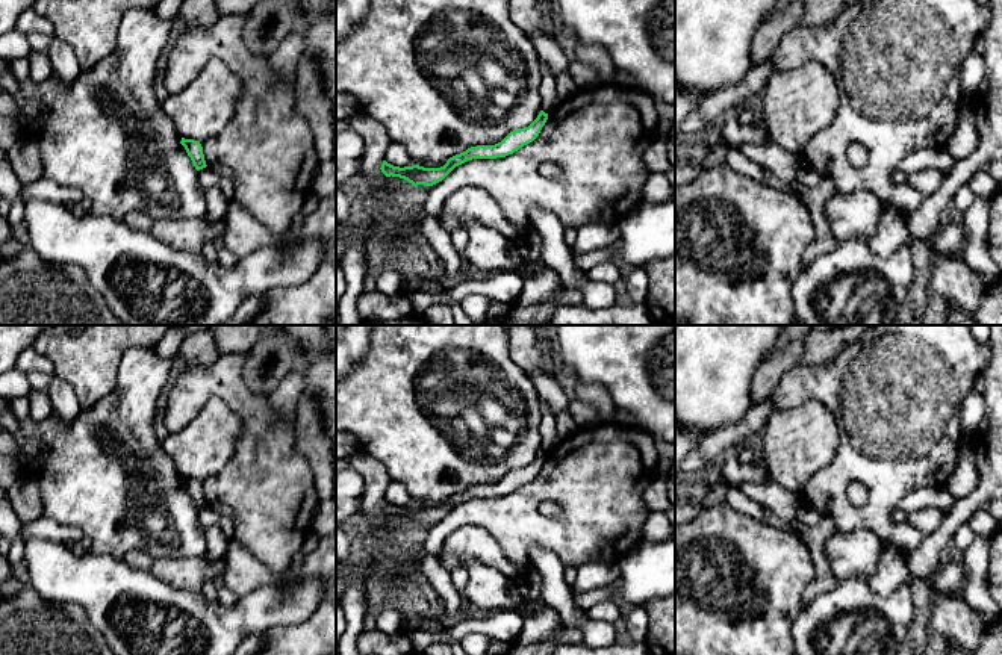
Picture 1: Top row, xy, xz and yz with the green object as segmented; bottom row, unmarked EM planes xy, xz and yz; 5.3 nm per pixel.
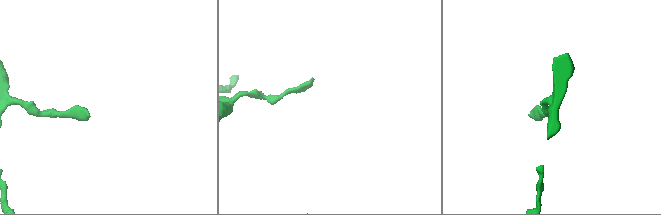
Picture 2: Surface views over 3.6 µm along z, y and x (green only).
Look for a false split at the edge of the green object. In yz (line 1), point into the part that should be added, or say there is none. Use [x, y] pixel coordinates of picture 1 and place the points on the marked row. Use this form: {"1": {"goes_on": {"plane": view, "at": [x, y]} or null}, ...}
{"1": {"goes_on": null}}

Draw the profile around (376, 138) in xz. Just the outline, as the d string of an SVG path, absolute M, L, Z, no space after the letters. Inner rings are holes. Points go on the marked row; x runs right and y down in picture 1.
M363 113L353 116L348 124L350 130L356 132L365 141L360 172L368 178L366 194L375 194L386 188L386 175L380 168L392 139L377 120Z

